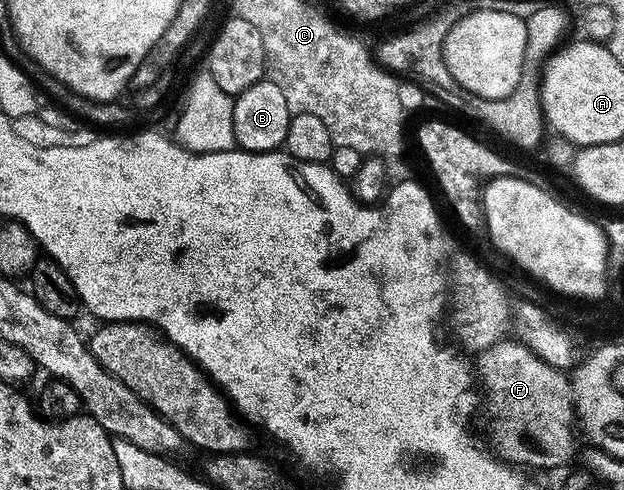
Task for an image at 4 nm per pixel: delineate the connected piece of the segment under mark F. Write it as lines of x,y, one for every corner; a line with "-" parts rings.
506,337
485,348
478,359
481,360
475,363
475,371
480,386
481,383
485,386
485,407
489,410
489,431
493,434
492,446
496,454
514,465
524,465
526,468
563,466
577,447
578,428
575,426
570,376
564,370
553,368
540,360
530,347
513,337

